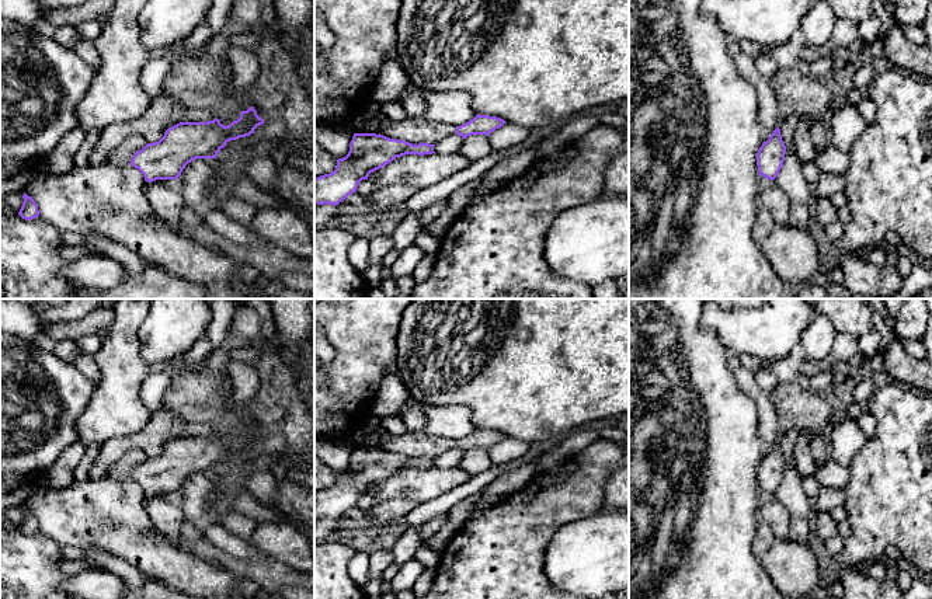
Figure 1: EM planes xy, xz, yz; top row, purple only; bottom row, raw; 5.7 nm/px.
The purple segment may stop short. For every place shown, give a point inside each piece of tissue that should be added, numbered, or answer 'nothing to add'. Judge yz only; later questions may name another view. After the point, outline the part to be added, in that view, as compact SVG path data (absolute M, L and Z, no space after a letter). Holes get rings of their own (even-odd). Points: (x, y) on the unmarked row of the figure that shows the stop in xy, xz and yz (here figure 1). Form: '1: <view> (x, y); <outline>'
nothing to add

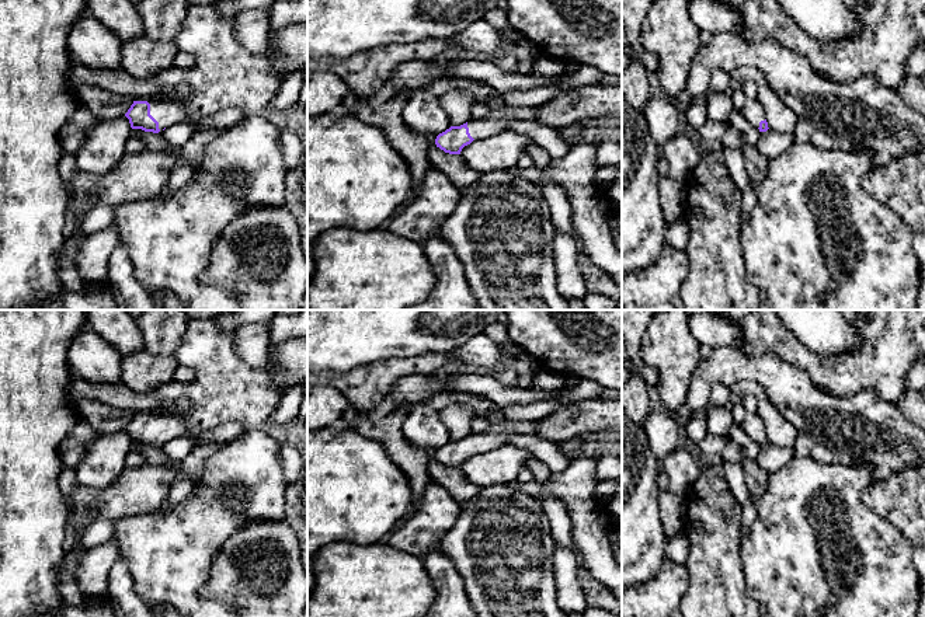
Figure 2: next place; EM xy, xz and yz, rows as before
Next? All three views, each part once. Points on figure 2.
1: xy (166, 426); M152 415L149 418L150 429L159 436L160 446L173 438L184 435L185 419L180 415Z

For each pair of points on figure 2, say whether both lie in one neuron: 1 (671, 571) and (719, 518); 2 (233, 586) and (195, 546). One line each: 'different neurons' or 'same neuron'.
1: different neurons
2: different neurons

